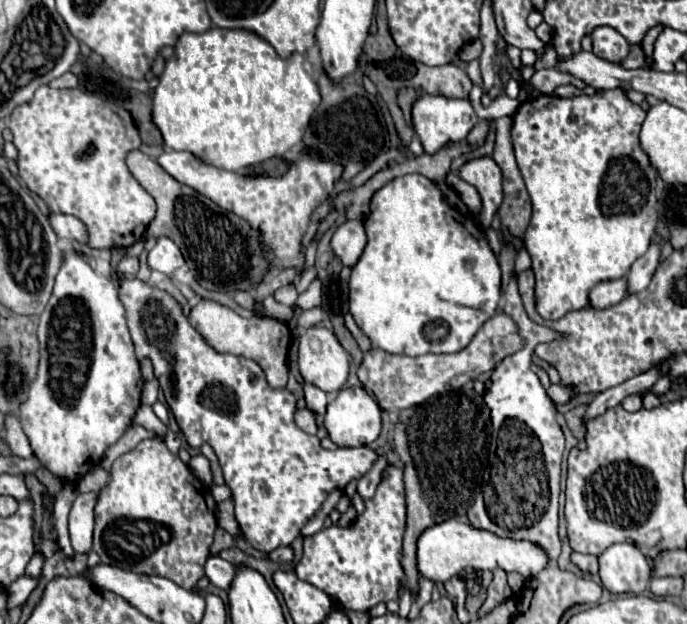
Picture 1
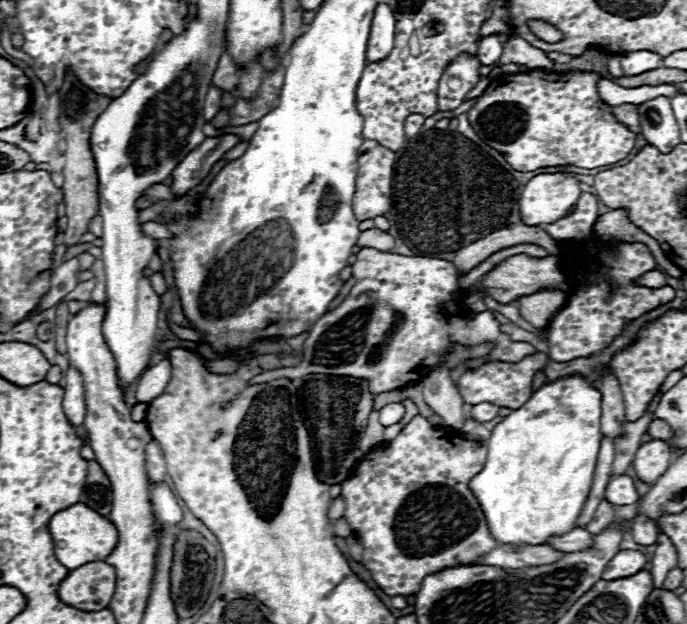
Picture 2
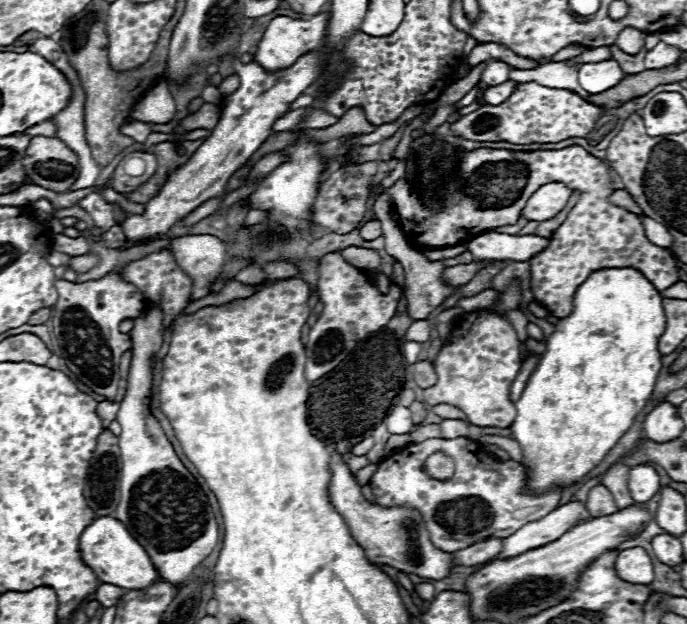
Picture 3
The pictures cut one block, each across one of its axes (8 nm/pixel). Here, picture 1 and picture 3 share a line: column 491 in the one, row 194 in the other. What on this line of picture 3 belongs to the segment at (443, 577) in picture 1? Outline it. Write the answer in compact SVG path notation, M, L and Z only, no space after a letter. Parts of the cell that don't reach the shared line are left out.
M550 182L540 186L540 190L536 190L536 194L532 194L532 198L528 198L522 216L526 220L536 220L536 222L544 222L554 218L568 202L570 198L570 188L564 186L562 182Z

